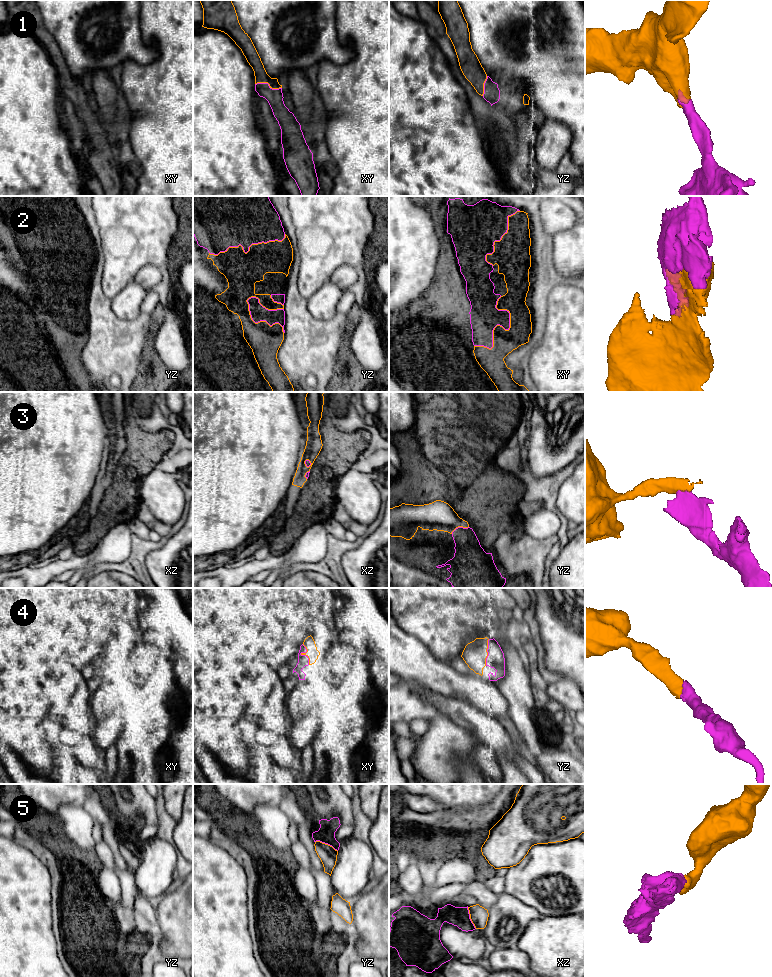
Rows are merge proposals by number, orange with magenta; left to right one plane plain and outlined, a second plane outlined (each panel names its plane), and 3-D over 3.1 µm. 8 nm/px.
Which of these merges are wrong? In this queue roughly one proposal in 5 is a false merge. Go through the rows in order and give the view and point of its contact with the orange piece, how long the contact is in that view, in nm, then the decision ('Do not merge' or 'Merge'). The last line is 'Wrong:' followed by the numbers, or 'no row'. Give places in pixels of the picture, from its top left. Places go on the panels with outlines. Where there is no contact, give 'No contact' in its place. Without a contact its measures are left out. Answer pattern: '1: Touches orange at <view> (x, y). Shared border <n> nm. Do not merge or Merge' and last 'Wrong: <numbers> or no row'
1: Touches orange at xy (268, 83). Shared border 220 nm. Merge
2: Touches orange at yz (260, 321). Shared border 400 nm. Merge
3: Touches orange at yz (459, 526). Shared border 160 nm. Merge
4: Touches orange at xy (305, 654). Shared border 180 nm. Merge
5: Touches orange at yz (326, 844). Shared border 200 nm. Do not merge
Wrong: 5

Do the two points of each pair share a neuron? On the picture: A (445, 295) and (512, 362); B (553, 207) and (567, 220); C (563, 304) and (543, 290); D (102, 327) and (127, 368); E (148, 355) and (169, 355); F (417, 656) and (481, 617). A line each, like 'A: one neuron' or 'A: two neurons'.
A: one neuron
B: one neuron
C: two neurons
D: one neuron
E: two neurons
F: two neurons

